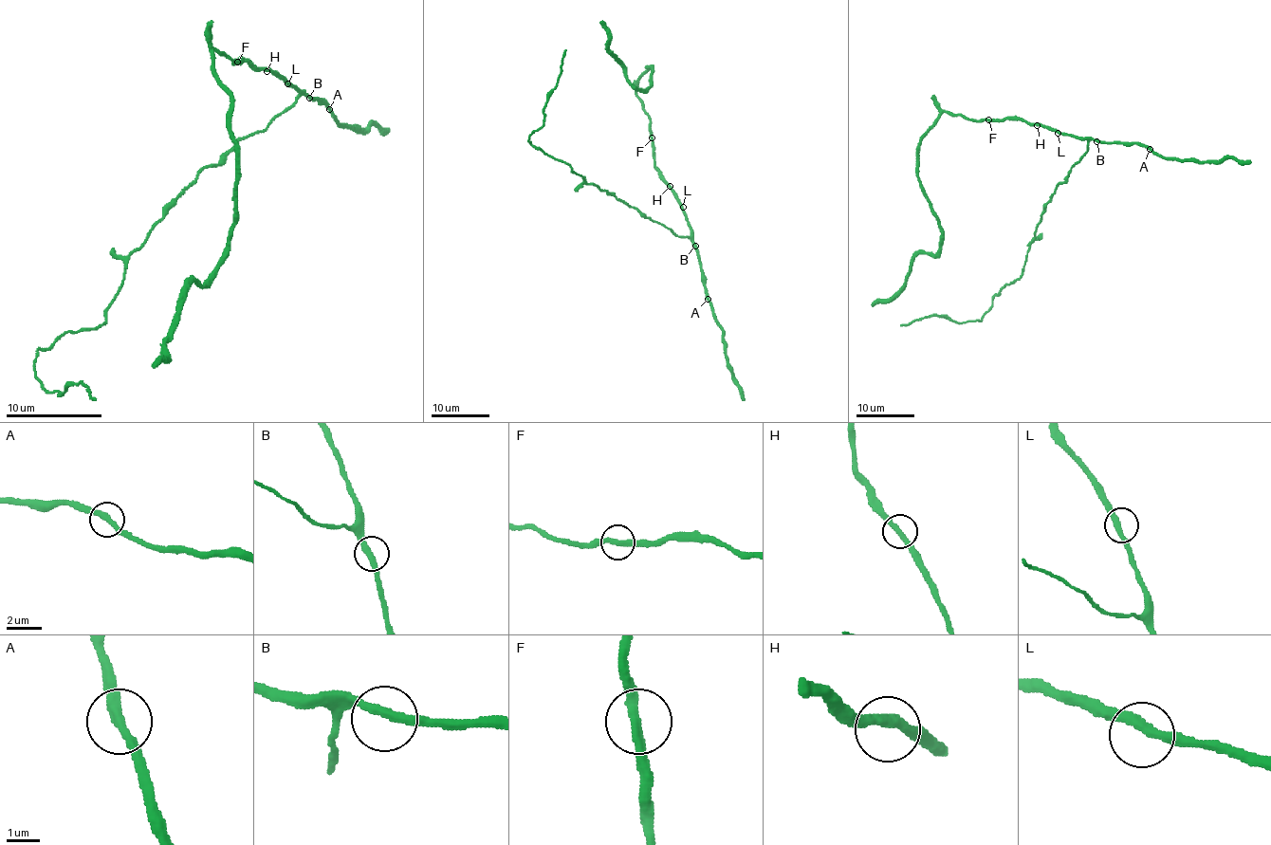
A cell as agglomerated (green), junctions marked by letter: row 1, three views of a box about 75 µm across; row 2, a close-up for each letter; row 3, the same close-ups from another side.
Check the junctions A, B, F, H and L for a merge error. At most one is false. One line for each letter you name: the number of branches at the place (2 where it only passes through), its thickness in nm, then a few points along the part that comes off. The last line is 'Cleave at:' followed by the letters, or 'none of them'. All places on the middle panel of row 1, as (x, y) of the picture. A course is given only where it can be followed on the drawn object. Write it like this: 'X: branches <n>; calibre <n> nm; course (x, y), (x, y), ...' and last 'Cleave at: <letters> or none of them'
Cleave at: none of them

